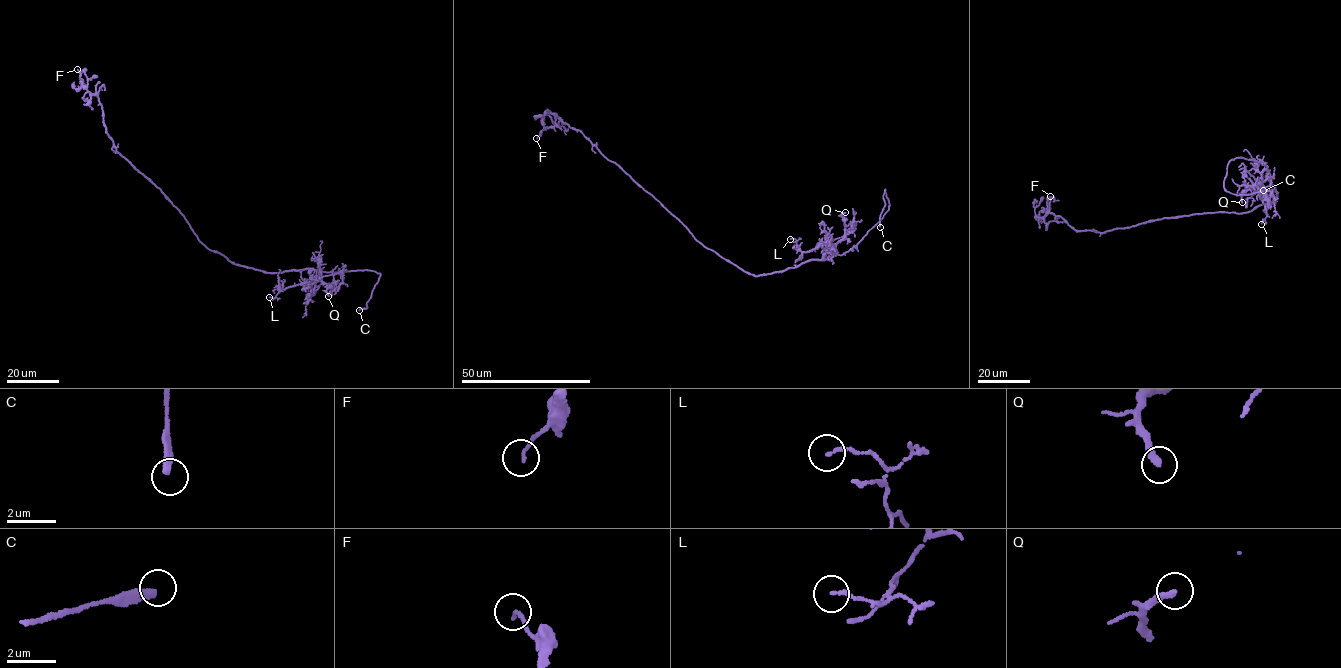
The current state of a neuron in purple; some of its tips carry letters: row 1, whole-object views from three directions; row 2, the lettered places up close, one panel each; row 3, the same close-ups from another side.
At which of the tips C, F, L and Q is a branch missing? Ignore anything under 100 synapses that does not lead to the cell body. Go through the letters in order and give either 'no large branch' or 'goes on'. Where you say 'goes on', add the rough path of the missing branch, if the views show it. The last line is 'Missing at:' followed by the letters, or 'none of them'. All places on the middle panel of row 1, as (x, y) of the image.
C: goes on
F: no large branch
L: no large branch
Q: no large branch
Missing at: C

